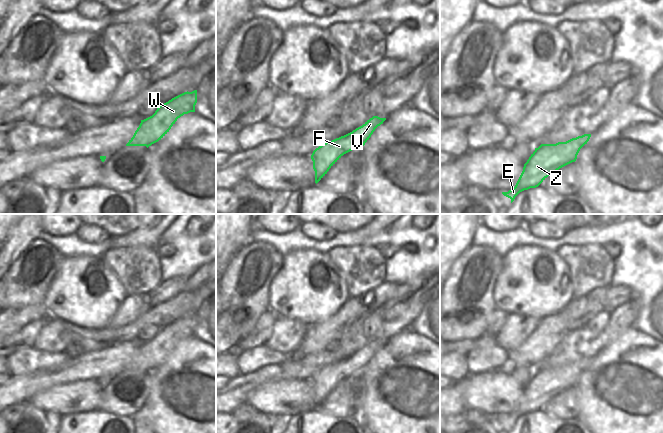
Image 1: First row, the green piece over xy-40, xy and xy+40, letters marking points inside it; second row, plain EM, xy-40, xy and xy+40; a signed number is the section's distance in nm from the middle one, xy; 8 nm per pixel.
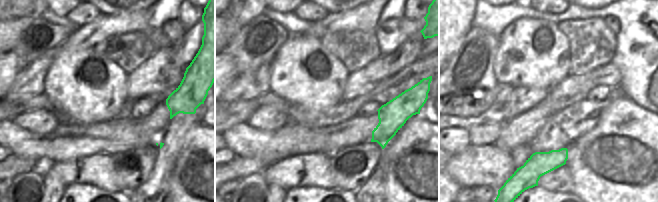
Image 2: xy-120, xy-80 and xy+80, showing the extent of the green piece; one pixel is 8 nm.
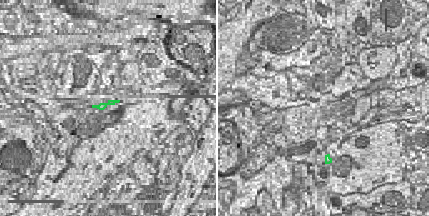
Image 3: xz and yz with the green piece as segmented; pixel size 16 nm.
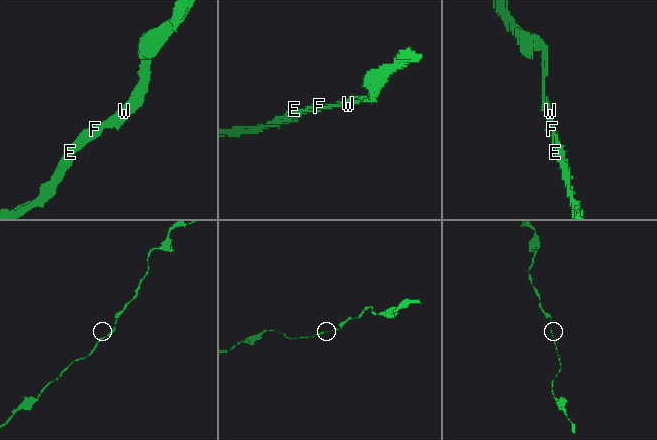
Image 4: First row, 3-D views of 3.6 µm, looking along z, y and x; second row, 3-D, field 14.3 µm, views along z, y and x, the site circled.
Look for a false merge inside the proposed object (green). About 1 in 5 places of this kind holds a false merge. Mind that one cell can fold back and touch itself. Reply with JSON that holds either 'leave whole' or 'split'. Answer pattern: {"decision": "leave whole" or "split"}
{"decision": "leave whole"}

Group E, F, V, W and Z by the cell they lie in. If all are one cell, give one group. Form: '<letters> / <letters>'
E F V W Z

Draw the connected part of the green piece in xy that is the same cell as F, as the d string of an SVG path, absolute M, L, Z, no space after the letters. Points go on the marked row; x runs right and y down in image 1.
M373 116L352 132L316 148L311 155L315 171L315 183L317 184L344 154L358 146L364 146L375 129L385 120L386 118Z

